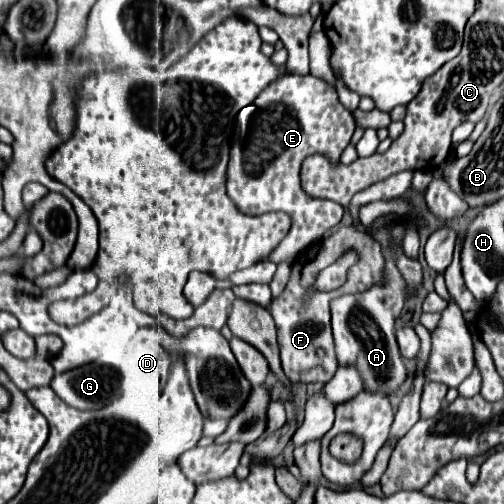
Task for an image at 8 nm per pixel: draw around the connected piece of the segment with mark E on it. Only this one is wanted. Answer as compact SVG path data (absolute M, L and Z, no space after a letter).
M288 74L284 80L278 80L276 84L270 84L258 98L252 102L252 106L246 108L244 116L240 116L236 126L236 140L230 148L230 162L228 162L228 178L226 188L230 200L236 204L236 208L248 216L264 214L264 212L284 212L292 218L292 228L284 240L284 246L278 246L268 260L280 264L294 260L304 248L316 244L324 236L326 230L336 226L342 220L344 208L332 200L326 198L314 198L306 194L300 186L300 166L304 158L312 154L324 154L330 158L330 162L336 166L340 162L340 156L344 148L350 144L350 138L354 134L356 122L350 110L346 110L336 94L336 88L328 84L322 78L316 76L292 76Z

